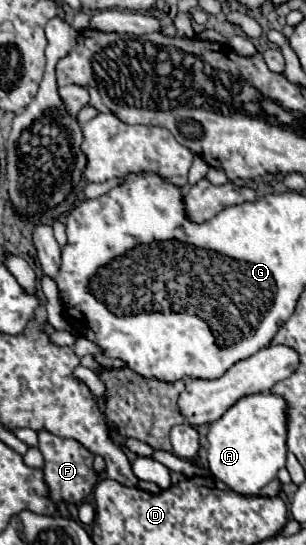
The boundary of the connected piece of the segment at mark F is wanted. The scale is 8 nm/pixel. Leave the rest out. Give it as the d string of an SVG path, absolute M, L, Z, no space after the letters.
M45 430L39 432L39 450L45 458L43 478L49 490L49 500L53 500L55 504L69 502L79 506L91 494L95 482L99 480L99 476L93 472L93 454L85 450L85 446L81 446L77 440L59 438Z

